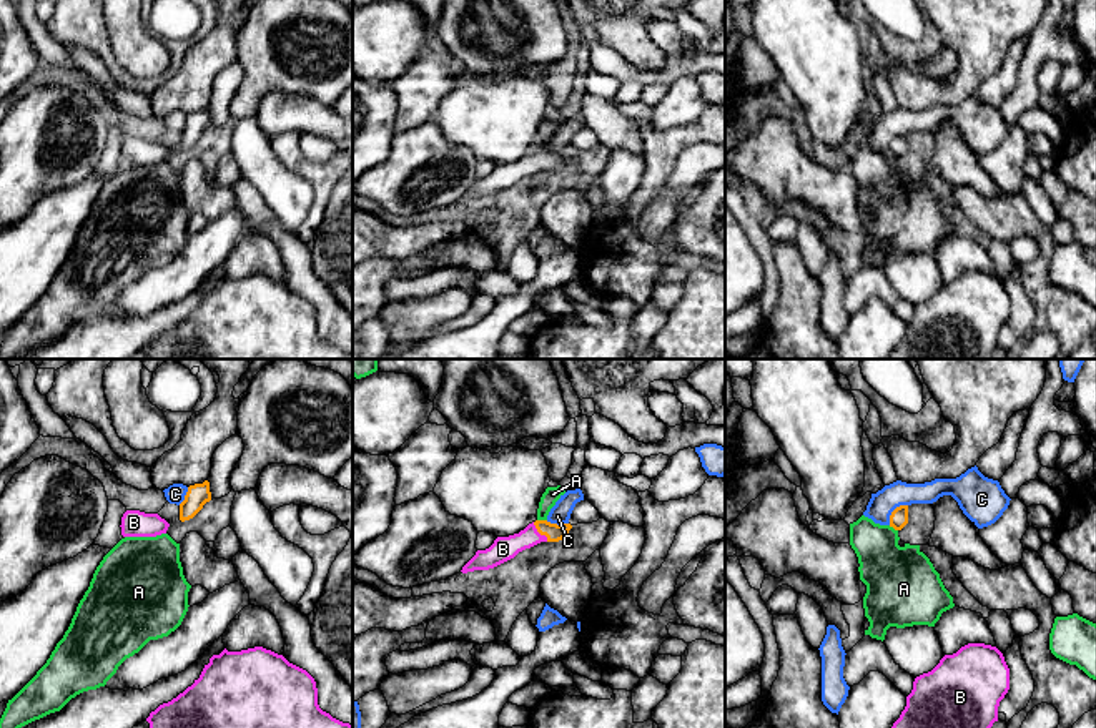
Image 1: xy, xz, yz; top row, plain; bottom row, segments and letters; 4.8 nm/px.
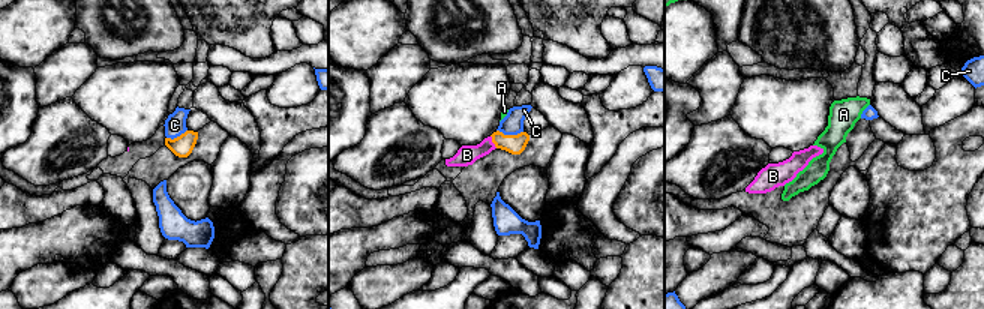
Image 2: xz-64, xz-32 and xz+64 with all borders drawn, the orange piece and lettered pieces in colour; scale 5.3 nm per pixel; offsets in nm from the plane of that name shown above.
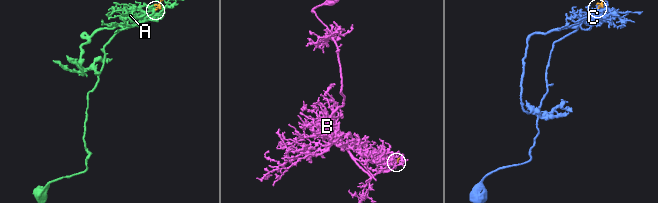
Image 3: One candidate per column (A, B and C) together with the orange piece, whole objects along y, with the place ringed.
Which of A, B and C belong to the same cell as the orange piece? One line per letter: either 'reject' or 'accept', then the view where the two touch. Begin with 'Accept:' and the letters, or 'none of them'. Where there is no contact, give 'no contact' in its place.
Accept: B
A: reject | xz
B: accept | xz
C: reject | yz

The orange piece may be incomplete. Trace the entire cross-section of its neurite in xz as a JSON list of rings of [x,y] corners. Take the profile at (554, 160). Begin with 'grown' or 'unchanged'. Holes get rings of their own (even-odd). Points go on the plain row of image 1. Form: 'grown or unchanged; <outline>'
grown; [[[536,148],[519,161],[509,165],[497,165],[486,178],[477,178],[476,183],[462,194],[462,201],[474,198],[489,198],[511,186],[519,180],[531,176],[541,170],[559,170],[567,165],[570,151],[550,151],[547,148]]]

